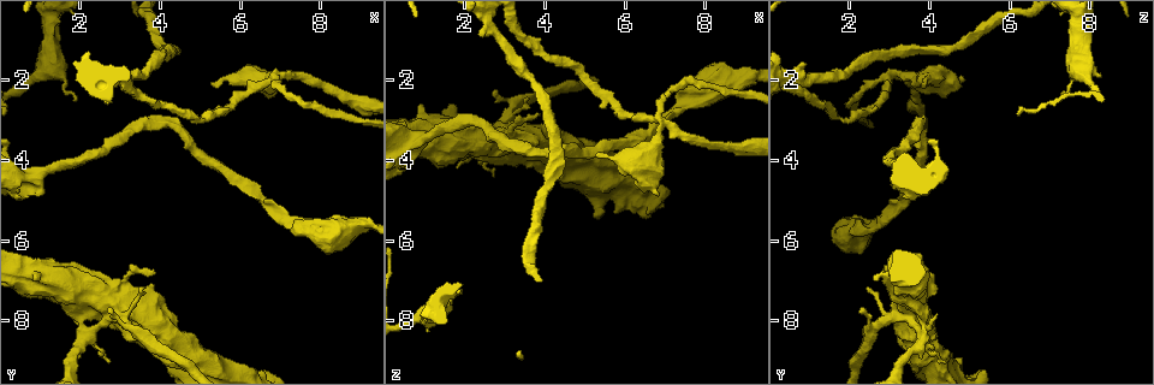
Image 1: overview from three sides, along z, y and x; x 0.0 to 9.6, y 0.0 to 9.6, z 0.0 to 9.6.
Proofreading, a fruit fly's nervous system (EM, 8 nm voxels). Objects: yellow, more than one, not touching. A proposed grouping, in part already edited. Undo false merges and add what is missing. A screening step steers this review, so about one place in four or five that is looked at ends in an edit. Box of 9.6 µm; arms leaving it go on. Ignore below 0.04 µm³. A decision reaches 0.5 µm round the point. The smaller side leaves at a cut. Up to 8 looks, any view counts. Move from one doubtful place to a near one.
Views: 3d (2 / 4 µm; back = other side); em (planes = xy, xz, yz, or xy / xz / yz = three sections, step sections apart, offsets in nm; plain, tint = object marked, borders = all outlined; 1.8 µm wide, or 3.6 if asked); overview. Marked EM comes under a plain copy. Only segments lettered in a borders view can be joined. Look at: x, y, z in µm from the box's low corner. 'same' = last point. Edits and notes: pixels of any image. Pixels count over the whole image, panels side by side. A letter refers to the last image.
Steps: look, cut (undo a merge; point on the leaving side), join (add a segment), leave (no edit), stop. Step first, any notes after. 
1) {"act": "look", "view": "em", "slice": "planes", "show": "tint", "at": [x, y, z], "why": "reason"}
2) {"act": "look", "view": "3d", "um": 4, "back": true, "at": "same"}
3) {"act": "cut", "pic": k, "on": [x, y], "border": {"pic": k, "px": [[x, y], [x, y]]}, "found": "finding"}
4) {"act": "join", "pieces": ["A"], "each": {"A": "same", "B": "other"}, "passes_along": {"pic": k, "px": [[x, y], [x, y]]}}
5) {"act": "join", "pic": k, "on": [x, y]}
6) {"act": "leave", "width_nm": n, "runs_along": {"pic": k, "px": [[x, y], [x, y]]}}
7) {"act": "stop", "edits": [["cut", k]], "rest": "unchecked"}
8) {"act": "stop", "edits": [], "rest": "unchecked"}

{"act": "look", "view": "em", "slice": "planes", "show": "borders", "at": [6.85, 1.90, 2.90], "why": "sharp bend"}

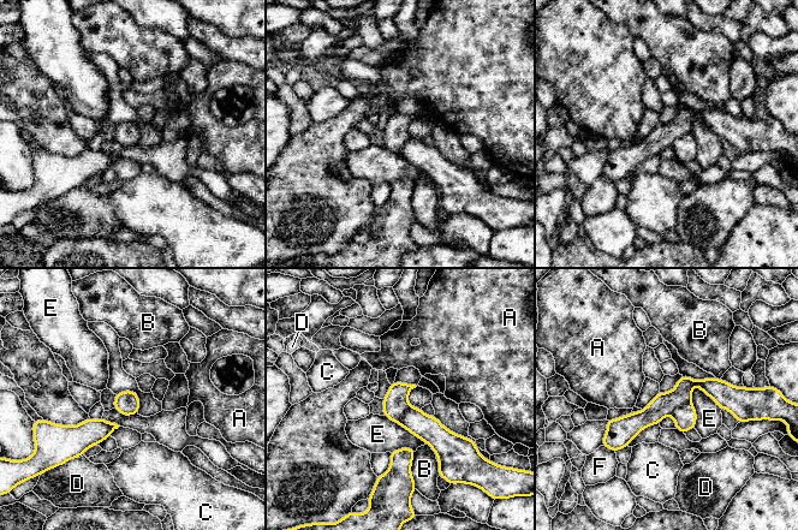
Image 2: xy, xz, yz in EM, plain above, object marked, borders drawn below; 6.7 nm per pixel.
{"act": "cut", "pic": 2, "on": [685, 416], "width_nm": 160, "each": {"A": "other", "B": "other", "C": "other", "D": "other", "E": "other", "F": "other"}, "border": {"pic": 2, "px": [[690, 400], [679, 405], [671, 415]]}, "found": "a second neuron is stuck on"}

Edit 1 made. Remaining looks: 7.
{"act": "look", "view": "3d", "um": 2, "at": [2.30, 8.25, 3.70], "why": "thick turns thin"}

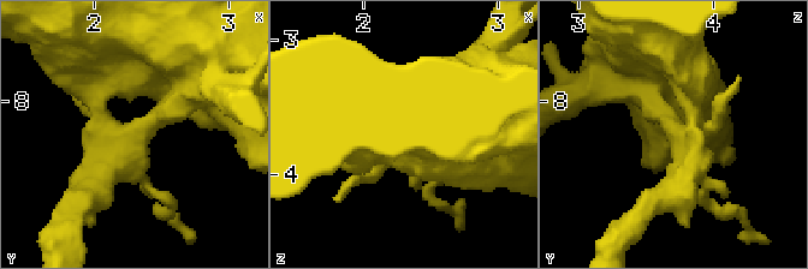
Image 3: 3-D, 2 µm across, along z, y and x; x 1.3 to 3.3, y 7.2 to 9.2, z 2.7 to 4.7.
{"act": "look", "view": "em", "slice": "planes", "show": "borders", "at": [2.26, 8.26, 3.78]}

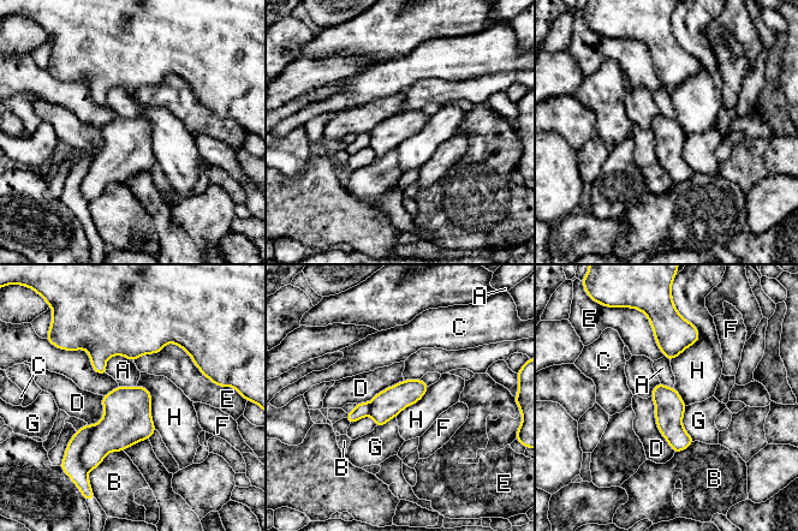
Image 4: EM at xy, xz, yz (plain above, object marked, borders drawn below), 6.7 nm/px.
{"act": "cut", "pic": 4, "on": [114, 433], "width_nm": 200, "each": {"A": "other", "B": "other", "C": "other", "D": "other", "E": "other", "F": "other", "G": "other", "H": "other"}, "border": {"pic": 4, "px": [[94, 425], [81, 453], [88, 471]]}, "found": "two neurons meet here"}

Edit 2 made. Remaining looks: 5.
{"act": "look", "view": "overview", "why": "see it whole again"}

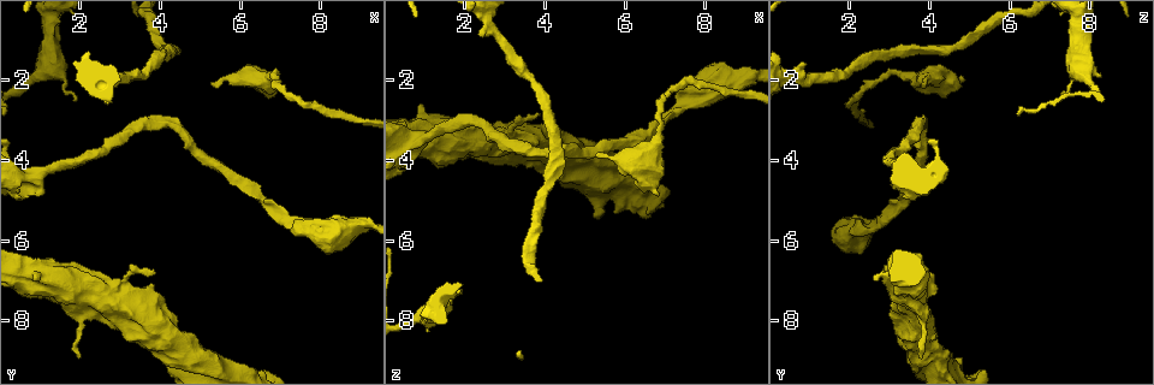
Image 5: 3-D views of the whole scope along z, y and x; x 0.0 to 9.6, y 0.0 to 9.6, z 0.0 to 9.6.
{"act": "look", "view": "em", "slice": "xz", "step": 16, "show": "tint", "at": [0.70, 4.40, 3.45]}

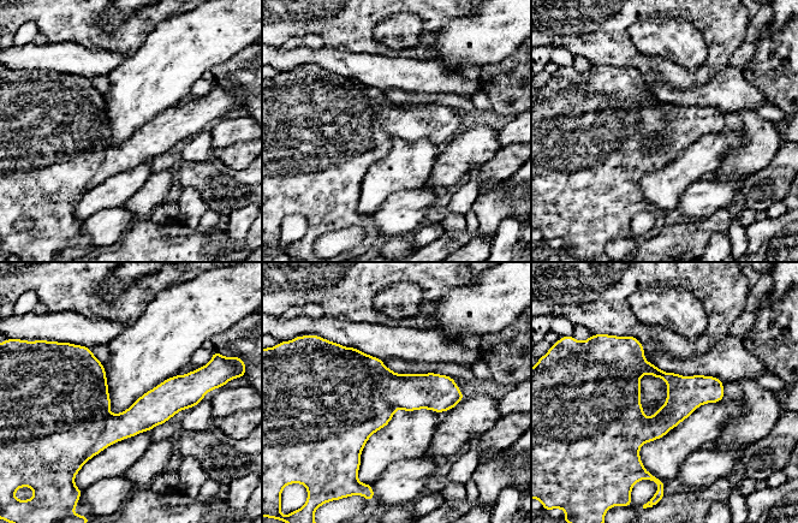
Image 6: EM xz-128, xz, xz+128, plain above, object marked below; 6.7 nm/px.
{"act": "look", "view": "em", "slice": "planes", "show": "tint", "at": "same"}

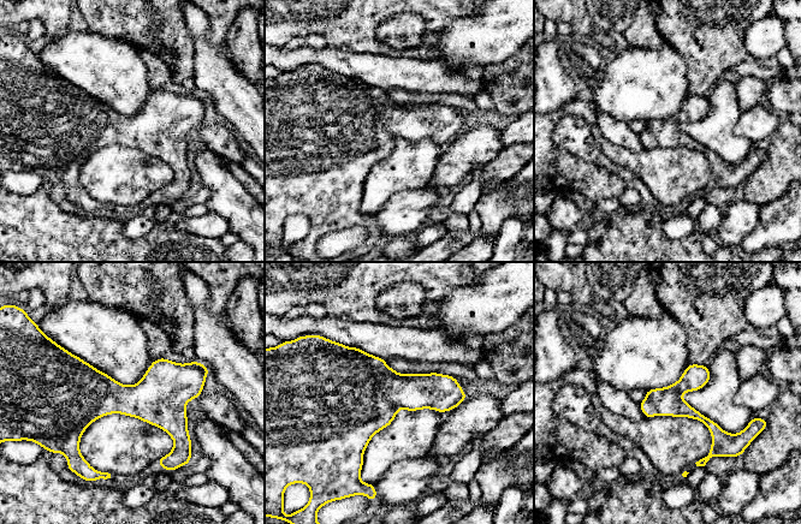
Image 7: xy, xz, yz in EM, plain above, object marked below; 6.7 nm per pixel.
{"act": "look", "view": "em", "slice": "planes", "show": "borders", "at": "same", "why": "what lies round it"}

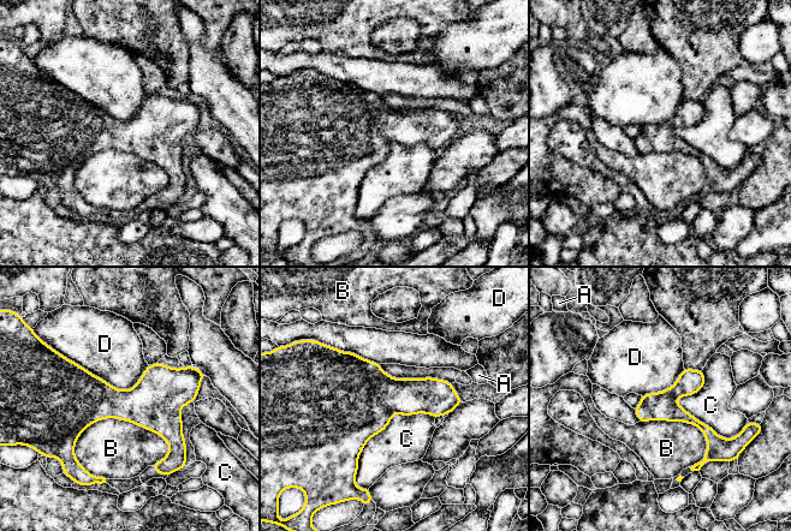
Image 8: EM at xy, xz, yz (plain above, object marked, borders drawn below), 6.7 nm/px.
{"act": "leave", "longest_contact_nm": ["B", 650], "each": {"A": "other", "B": "other", "C": "other", "D": "other"}, "border": {"pic": 8, "px": [[58, 352], [119, 389], [149, 365]]}, "found": "continuous, no second neuron"}

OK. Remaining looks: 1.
{"act": "stop", "edits": [["cut", 2], ["cut", 4]], "rest": "unchecked"}

